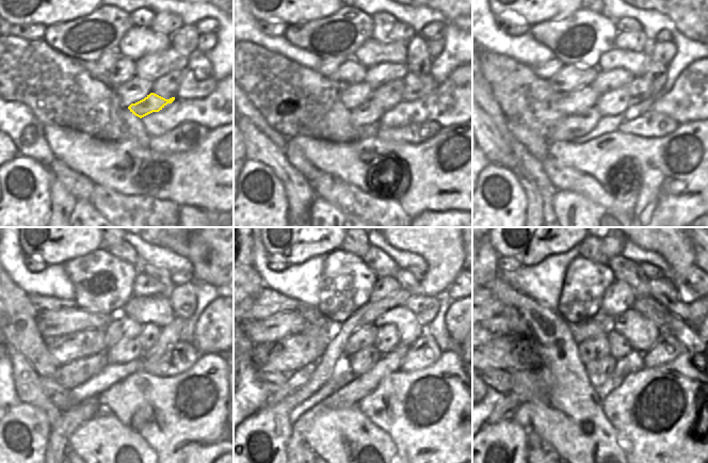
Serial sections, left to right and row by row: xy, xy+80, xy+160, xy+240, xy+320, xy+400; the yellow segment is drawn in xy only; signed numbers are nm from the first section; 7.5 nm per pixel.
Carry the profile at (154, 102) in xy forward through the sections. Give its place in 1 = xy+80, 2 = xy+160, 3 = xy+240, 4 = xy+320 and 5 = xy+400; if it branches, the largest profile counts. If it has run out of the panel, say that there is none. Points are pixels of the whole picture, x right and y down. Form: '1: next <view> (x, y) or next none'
1: next xy+80 (368, 113)
2: next xy+160 (570, 128)
3: next xy+240 (69, 376)
4: next xy+320 (299, 379)
5: next xy+400 (505, 410)

